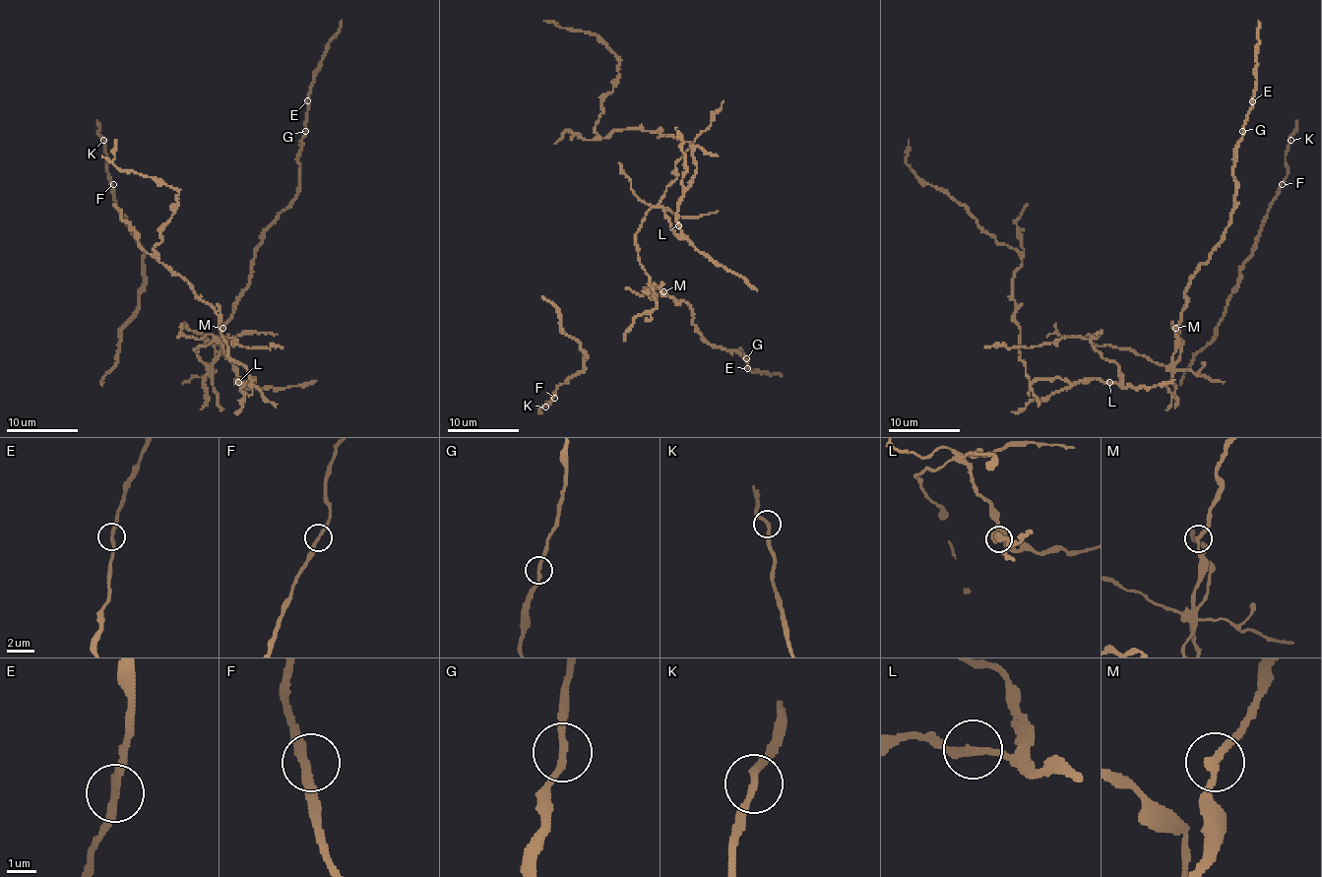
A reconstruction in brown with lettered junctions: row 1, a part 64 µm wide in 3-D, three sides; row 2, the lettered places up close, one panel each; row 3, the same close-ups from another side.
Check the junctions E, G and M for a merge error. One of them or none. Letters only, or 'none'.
M

